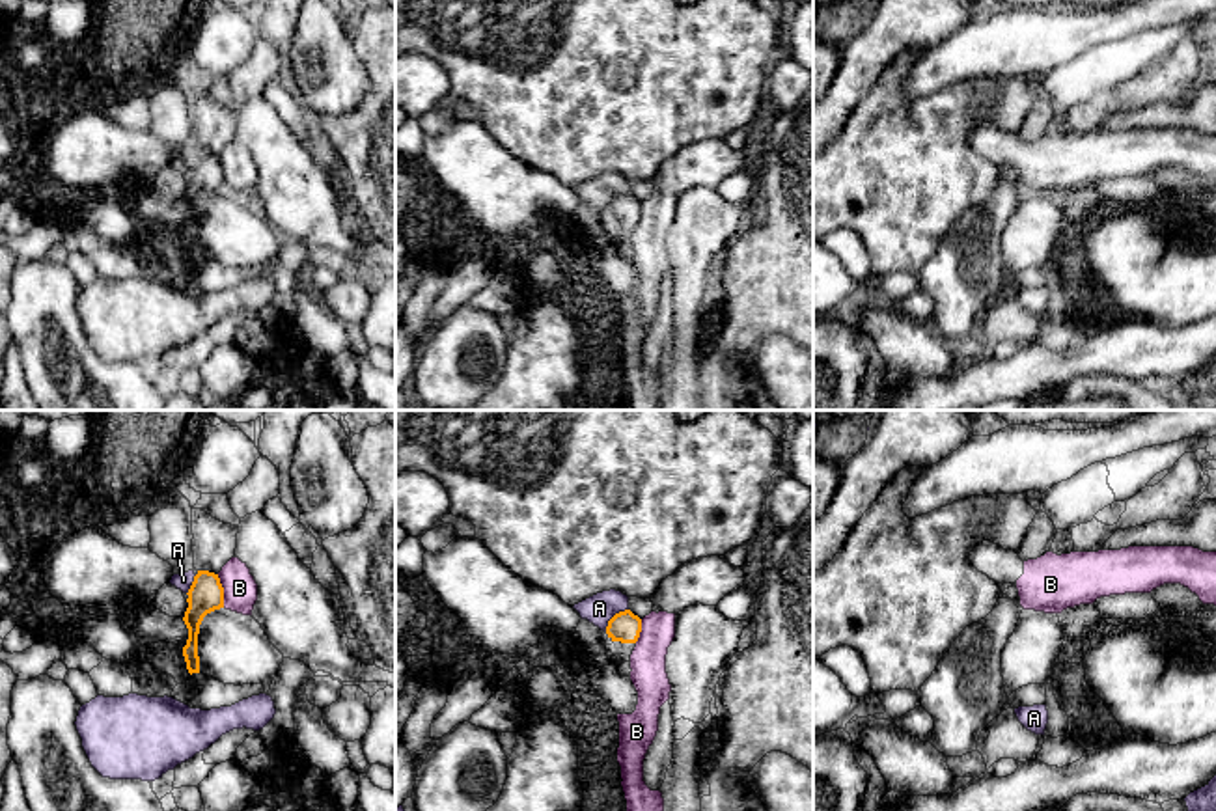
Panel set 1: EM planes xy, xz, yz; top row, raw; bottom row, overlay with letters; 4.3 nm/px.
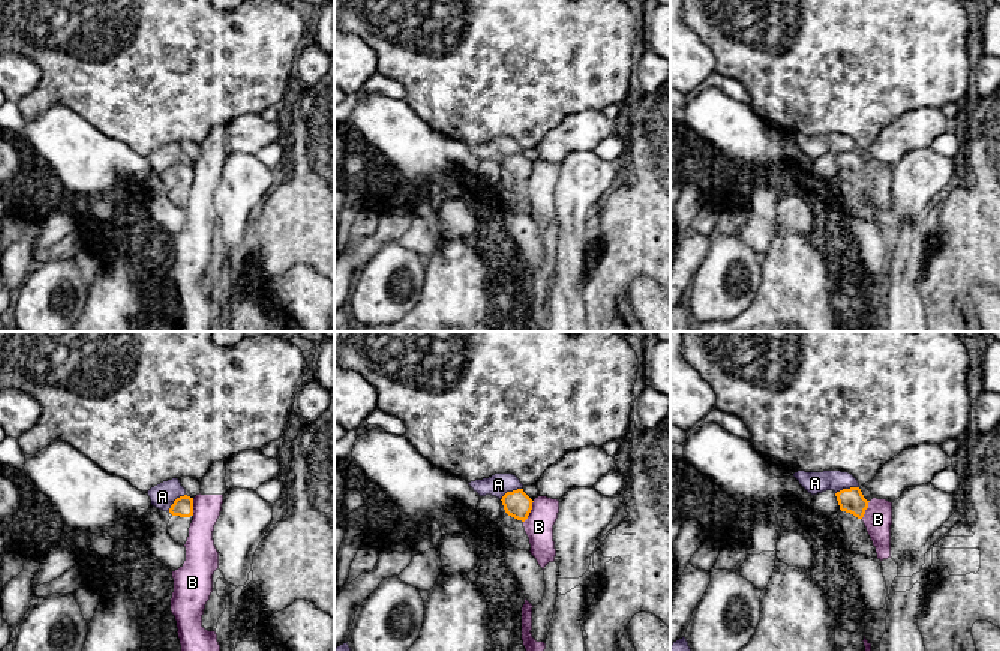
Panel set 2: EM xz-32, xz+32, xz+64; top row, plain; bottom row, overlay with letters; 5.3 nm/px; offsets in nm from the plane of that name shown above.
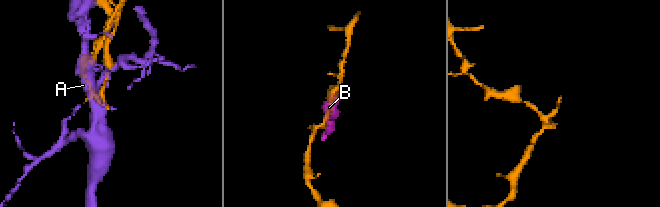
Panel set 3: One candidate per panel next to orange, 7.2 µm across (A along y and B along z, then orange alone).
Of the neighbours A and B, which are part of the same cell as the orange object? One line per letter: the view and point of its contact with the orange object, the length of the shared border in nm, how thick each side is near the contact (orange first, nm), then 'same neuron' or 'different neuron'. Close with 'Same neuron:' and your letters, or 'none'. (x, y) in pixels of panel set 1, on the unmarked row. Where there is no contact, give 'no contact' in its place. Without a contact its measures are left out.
A: meets orange in xz at (612, 200); contact 140 nm long; 140 nm thick on the orange side, 130 nm on the other; different neuron
B: meets orange in xy at (222, 174); contact 150 nm long; 150 nm thick on the orange side, 140 nm on the other; different neuron
Same neuron: none

